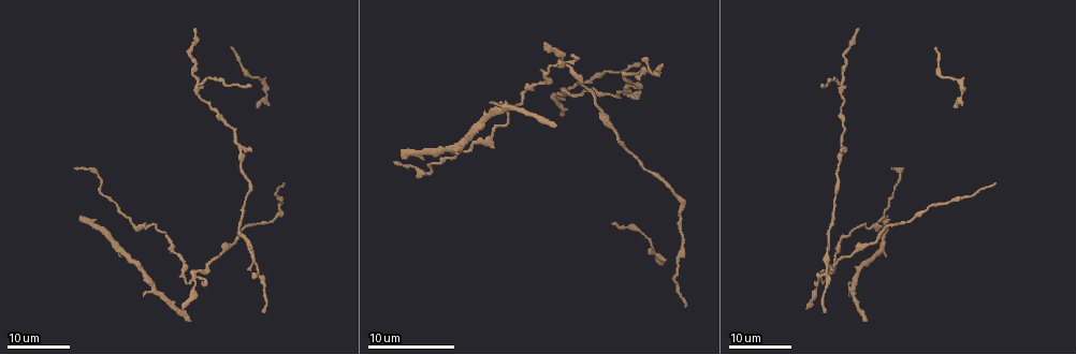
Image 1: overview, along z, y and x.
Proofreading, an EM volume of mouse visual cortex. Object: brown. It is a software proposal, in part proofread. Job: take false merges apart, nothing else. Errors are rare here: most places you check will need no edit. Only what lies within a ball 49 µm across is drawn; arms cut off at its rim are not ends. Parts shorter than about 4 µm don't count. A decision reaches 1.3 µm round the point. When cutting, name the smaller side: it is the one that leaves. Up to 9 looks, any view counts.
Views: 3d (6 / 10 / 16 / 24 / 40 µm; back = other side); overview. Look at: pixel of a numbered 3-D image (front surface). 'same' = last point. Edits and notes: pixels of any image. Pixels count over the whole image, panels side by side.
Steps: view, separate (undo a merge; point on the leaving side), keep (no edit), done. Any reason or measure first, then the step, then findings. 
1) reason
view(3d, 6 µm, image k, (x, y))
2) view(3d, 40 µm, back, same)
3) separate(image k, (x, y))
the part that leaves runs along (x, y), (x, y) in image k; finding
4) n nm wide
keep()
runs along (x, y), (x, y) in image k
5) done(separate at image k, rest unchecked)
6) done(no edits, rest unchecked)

view(3d, 24 µm, image 1, (571, 90))

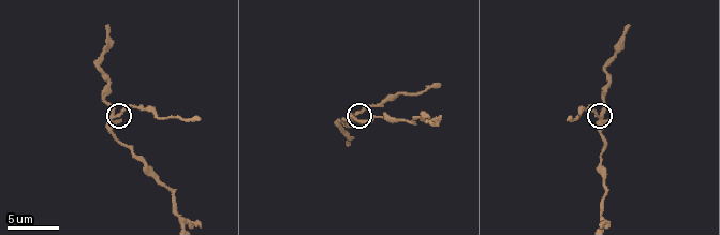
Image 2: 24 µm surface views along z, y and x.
zoom in
view(3d, 6 µm, image 2, (117, 115))

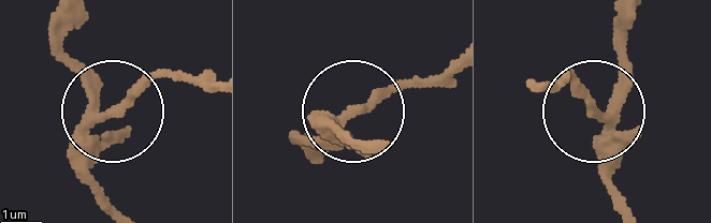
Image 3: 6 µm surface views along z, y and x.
4 arms
keep()
runs along (622, 210), (608, 129), (564, 71) in image 3; one neuron here

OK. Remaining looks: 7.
calibre changes
view(3d, 10 µm, image 2, (575, 117))

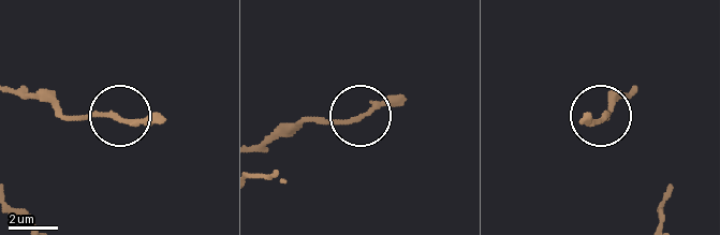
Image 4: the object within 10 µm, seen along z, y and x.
170 nm wide
keep()
runs along (19, 90), (50, 98), (75, 115), (116, 115) in image 4; one neuron here

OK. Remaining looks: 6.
view(3d, 24 µm, image 1, (623, 74))

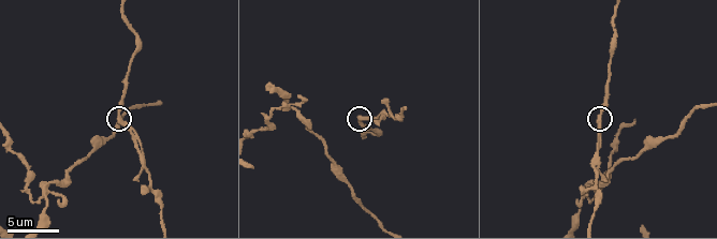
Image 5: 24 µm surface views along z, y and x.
closer look
view(3d, 10 µm, image 5, (361, 117))

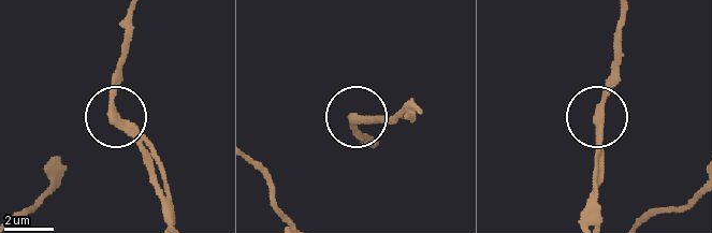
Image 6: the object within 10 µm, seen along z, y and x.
320 nm wide
keep()
one neuron here

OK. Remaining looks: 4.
four arms meet
view(3d, 16 µm, image 5, (45, 195))

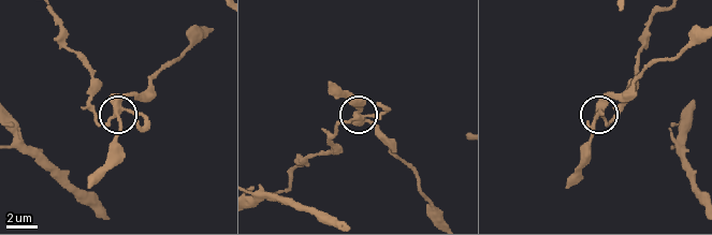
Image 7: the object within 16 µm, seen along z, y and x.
view(3d, 16 µm, back, image 7, (116, 115))

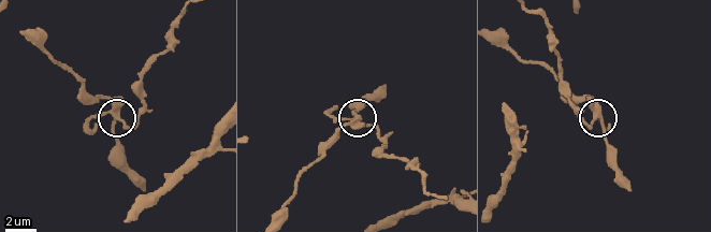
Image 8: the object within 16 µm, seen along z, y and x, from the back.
4 arms
separate(image 8, (114, 110))
two neurons meet here

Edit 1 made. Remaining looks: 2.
done(separate at image 8, rest unchecked)

